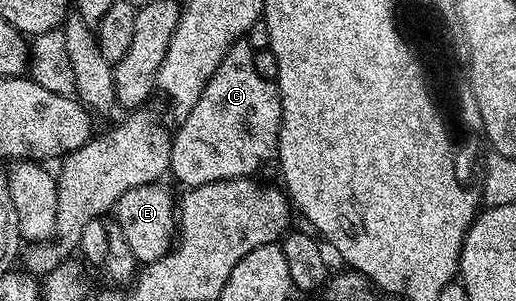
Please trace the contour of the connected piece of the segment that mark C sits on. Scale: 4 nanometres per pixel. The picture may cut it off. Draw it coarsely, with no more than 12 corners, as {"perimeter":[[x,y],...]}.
{"perimeter":[[232,44],[174,129],[184,189],[254,177],[276,155],[279,86]]}

